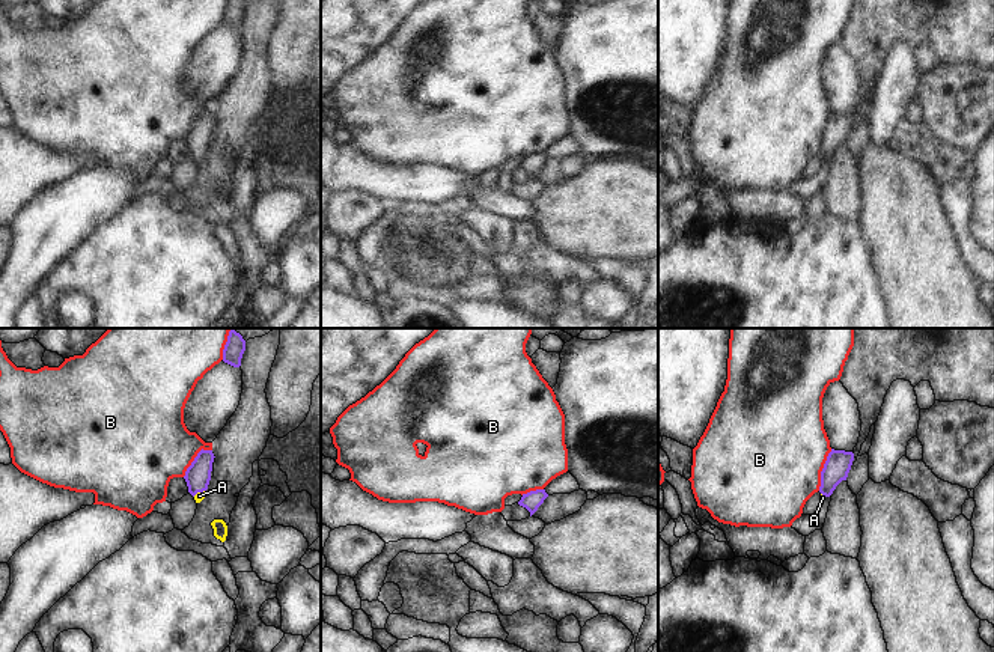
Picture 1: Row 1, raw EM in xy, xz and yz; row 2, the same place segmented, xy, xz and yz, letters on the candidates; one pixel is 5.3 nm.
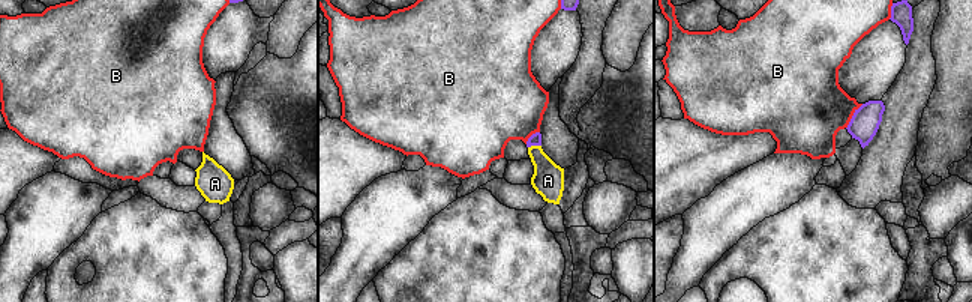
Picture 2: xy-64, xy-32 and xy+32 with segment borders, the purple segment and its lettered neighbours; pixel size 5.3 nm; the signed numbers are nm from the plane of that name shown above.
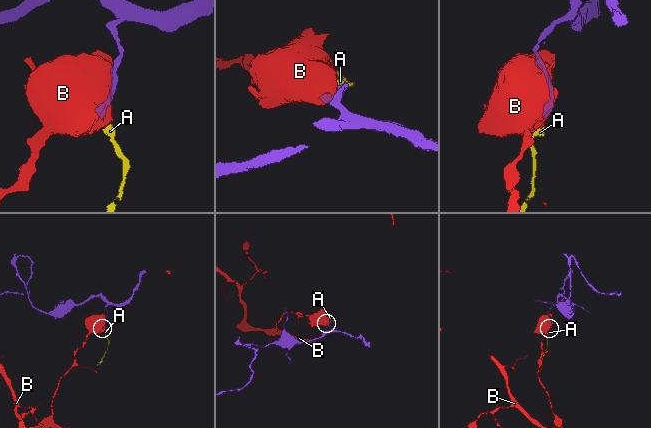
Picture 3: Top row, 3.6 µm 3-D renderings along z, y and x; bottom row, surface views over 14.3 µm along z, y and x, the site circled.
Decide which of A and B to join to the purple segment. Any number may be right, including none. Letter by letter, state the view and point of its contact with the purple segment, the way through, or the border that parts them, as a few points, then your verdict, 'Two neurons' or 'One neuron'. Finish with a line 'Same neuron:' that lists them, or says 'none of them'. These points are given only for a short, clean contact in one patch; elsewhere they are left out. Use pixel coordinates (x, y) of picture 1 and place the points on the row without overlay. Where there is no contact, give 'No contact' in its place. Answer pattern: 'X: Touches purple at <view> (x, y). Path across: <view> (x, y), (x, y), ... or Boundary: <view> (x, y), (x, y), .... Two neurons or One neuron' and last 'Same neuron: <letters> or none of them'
A: Touches purple at xy (198, 154). Path across: xy (198, 139), (198, 154), (199, 158). One neuron
B: Touches purple at yz (823, 133). Two neurons
Same neuron: A.

